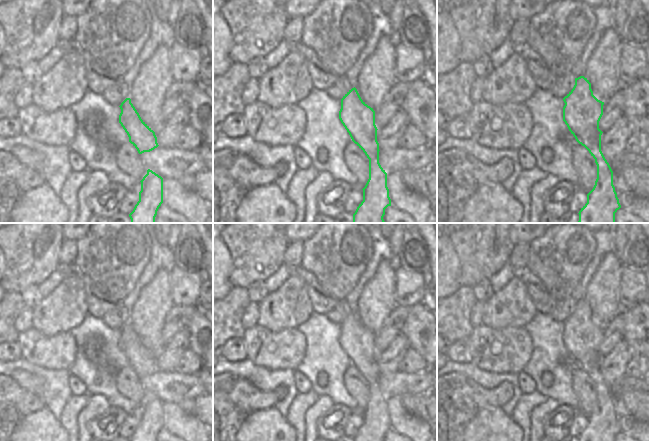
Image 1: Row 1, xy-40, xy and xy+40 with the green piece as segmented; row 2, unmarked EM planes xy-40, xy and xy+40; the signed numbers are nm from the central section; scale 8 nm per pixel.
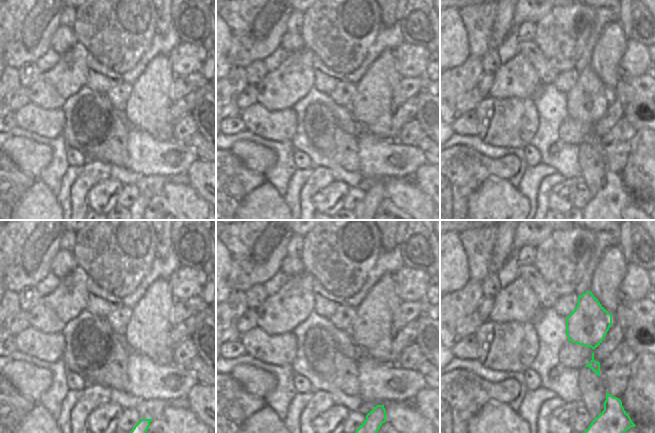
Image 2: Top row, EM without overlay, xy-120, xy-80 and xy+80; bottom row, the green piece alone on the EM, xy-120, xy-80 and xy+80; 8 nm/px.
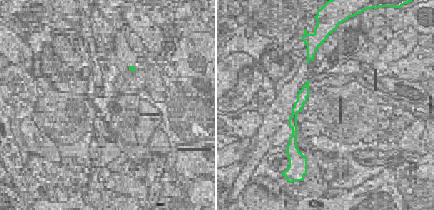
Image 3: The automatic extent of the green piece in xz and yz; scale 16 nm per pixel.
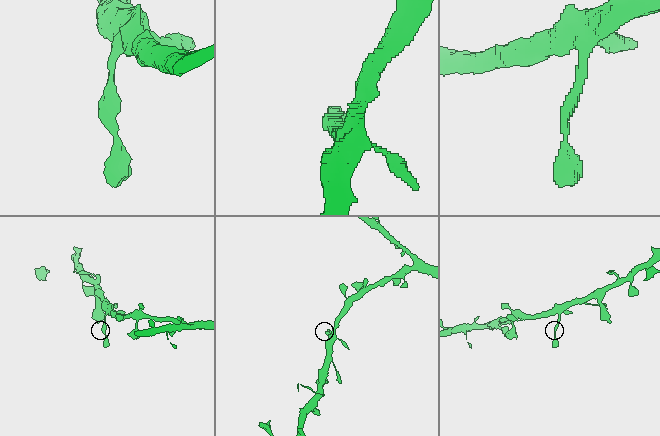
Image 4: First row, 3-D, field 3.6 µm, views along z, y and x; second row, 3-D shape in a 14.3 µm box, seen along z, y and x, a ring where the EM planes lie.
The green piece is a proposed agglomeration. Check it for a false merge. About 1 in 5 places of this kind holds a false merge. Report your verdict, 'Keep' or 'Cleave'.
Keep

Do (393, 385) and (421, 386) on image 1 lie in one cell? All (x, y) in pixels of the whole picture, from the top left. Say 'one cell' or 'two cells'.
one cell

